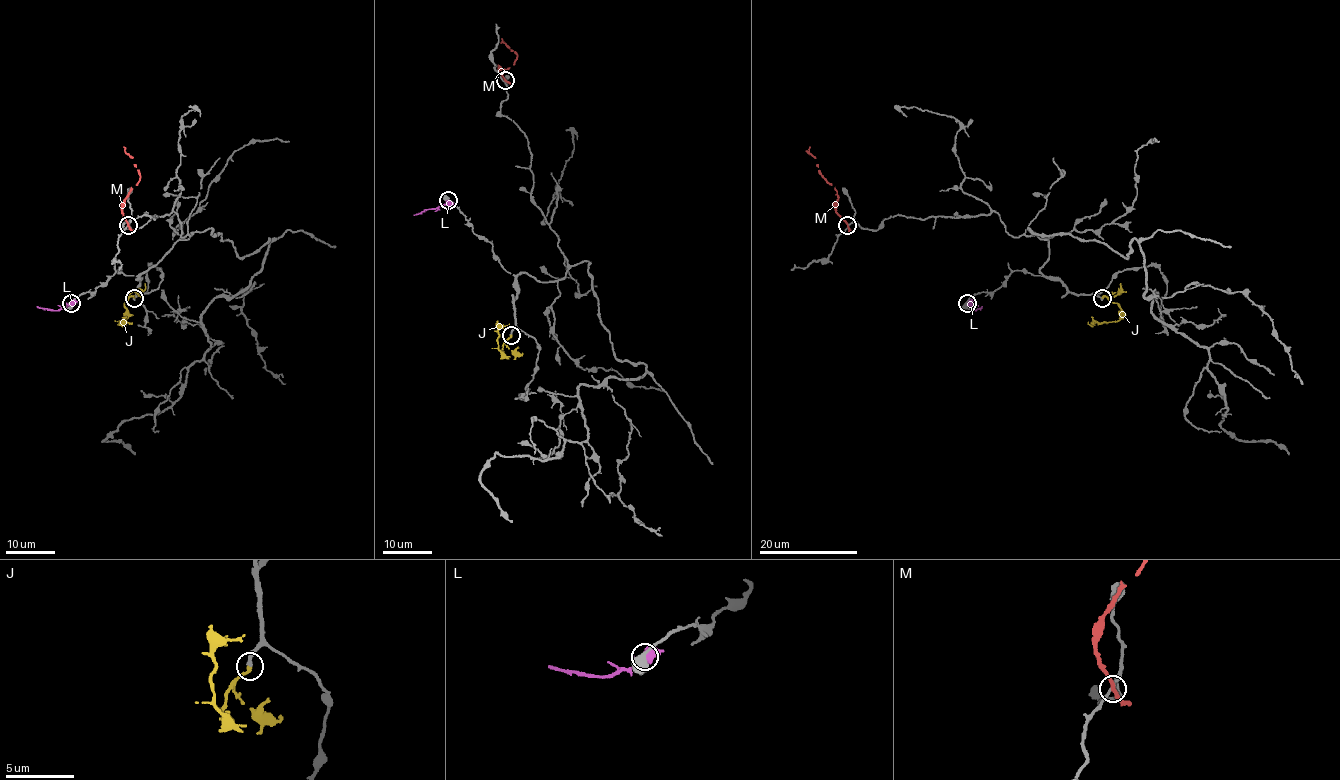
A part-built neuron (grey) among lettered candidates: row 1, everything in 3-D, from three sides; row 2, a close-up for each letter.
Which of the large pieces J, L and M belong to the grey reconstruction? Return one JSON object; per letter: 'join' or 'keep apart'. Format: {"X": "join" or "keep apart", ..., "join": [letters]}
{"J": "keep apart", "L": "keep apart", "M": "keep apart", "join": []}

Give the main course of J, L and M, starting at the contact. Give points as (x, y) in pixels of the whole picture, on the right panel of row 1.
J: (1103, 298), (1106, 297), (1117, 304), (1120, 319), (1111, 322), (1090, 322)
L: (968, 303), (975, 310), (983, 306)
M: (848, 226), (836, 211), (837, 190), (816, 164), (809, 152), (810, 146)

